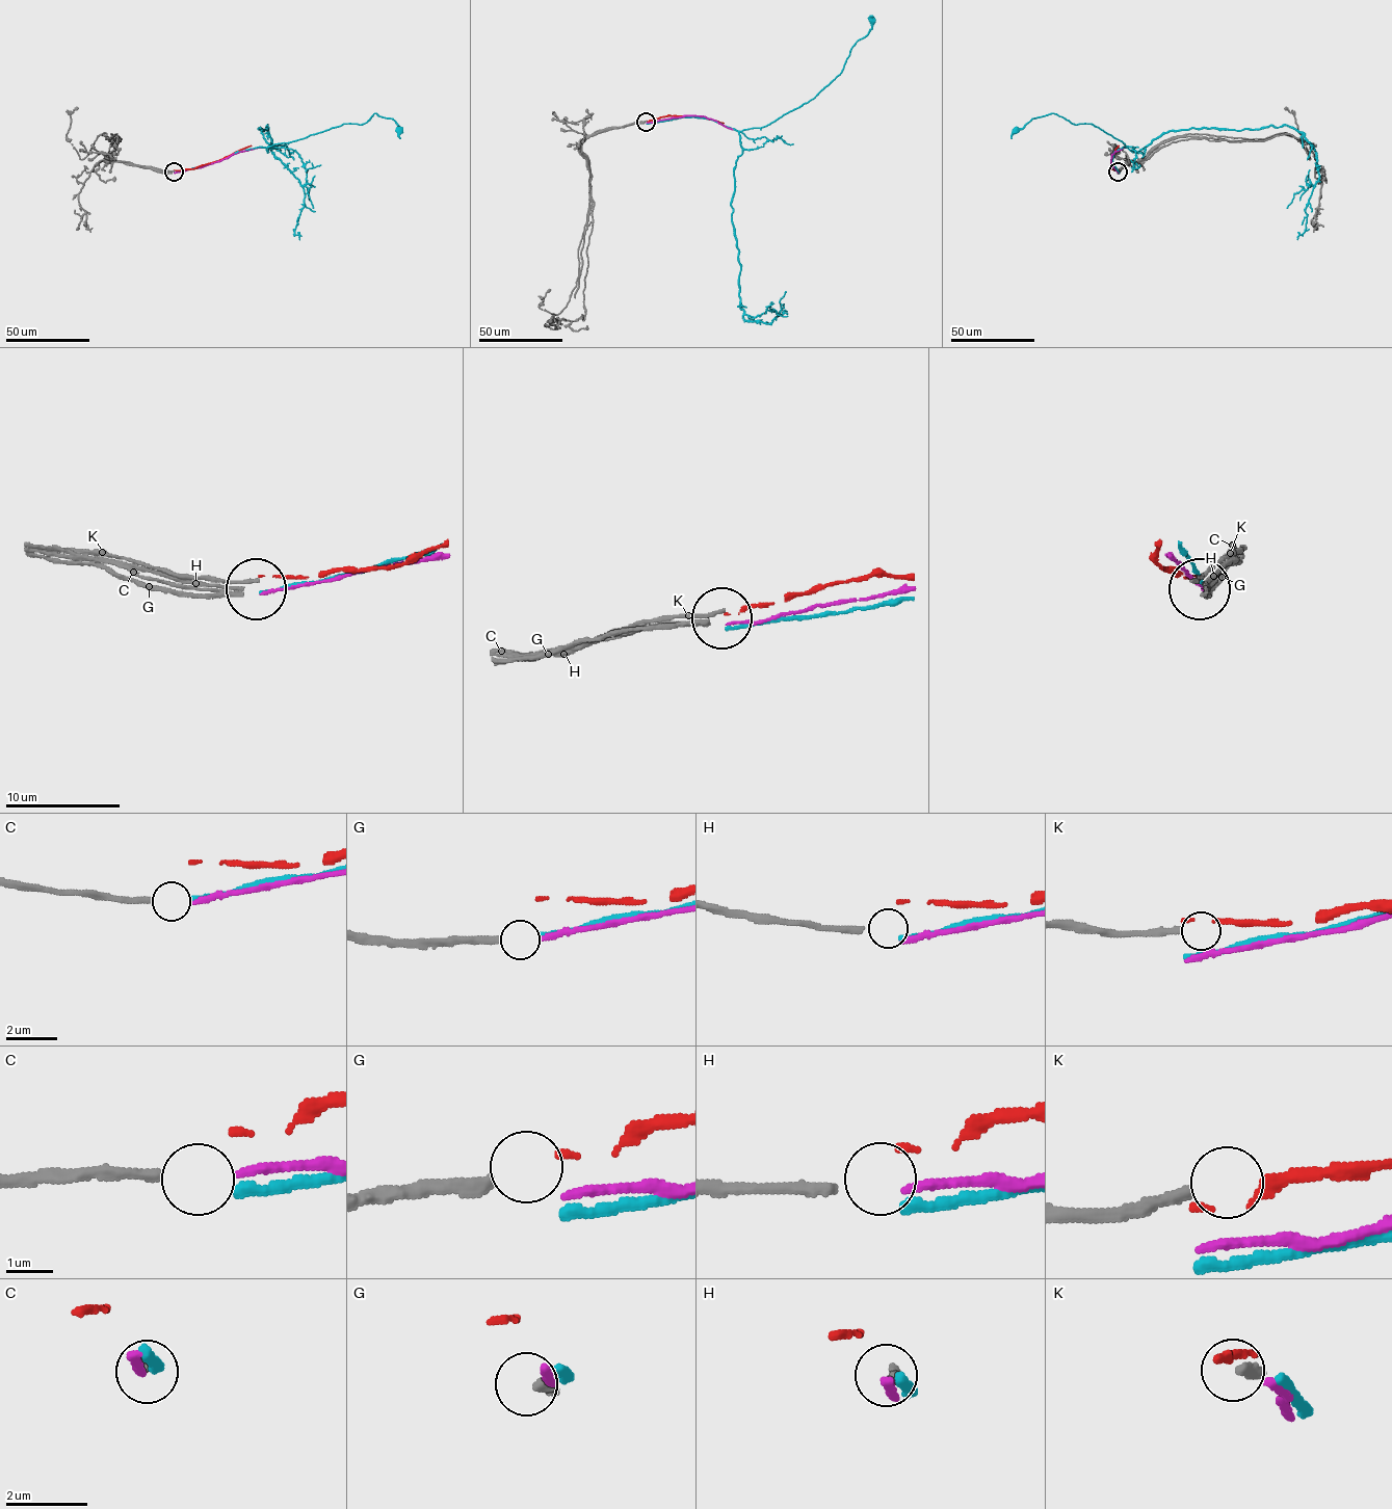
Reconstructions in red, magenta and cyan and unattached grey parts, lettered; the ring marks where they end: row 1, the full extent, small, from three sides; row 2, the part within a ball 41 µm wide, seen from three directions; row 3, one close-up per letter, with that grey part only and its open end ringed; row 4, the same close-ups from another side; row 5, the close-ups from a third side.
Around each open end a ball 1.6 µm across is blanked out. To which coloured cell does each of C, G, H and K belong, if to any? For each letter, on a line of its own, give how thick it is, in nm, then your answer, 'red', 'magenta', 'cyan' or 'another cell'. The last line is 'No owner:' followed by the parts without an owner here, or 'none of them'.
C: 200 nm | magenta
G: 320 nm | another cell
H: 260 nm | another cell
K: 240 nm | another cell
No owner: G, H, K

